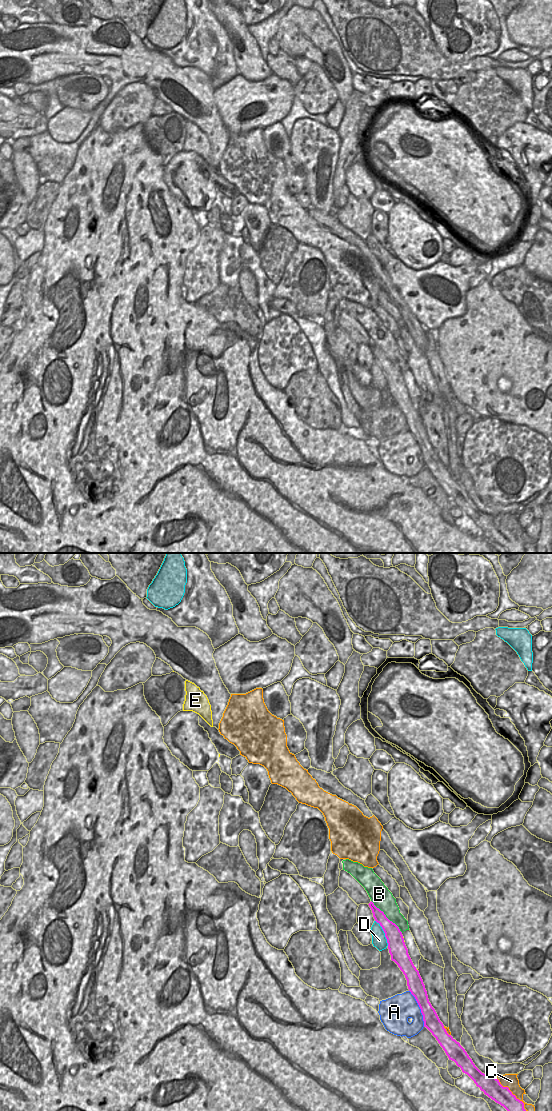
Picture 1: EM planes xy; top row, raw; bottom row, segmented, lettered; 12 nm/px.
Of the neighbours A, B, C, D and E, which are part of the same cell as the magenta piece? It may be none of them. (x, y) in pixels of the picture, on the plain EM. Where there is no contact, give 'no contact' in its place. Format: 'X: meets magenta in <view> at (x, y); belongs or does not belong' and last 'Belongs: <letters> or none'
A: meets magenta in xy at (420, 448); does not belong
B: meets magenta in xy at (385, 356); does not belong
C: meets magenta in xy at (510, 531); does not belong
D: meets magenta in xy at (384, 372); does not belong
E: no contact; belongs
Belongs: E

